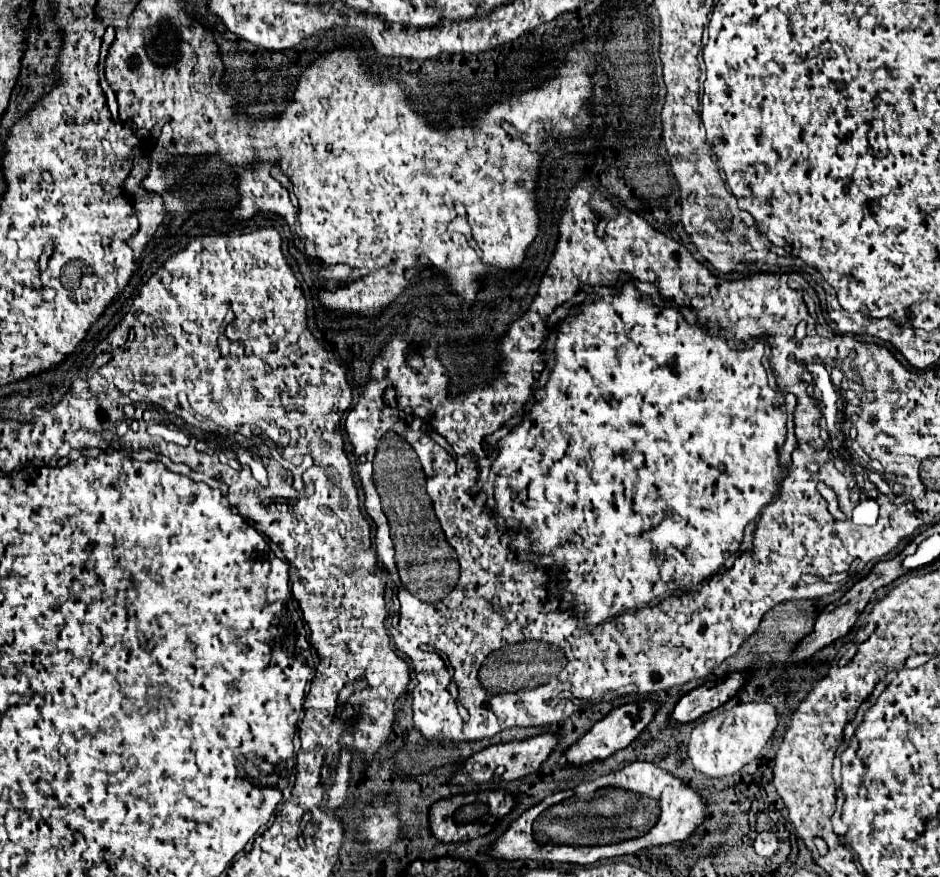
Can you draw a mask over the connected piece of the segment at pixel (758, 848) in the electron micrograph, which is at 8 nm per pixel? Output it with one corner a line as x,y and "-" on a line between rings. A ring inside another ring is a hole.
761,832
761,834
757,834
757,838
753,842
753,848
755,848
755,852
759,856
771,858
779,848
779,840
777,840
777,836
773,832

